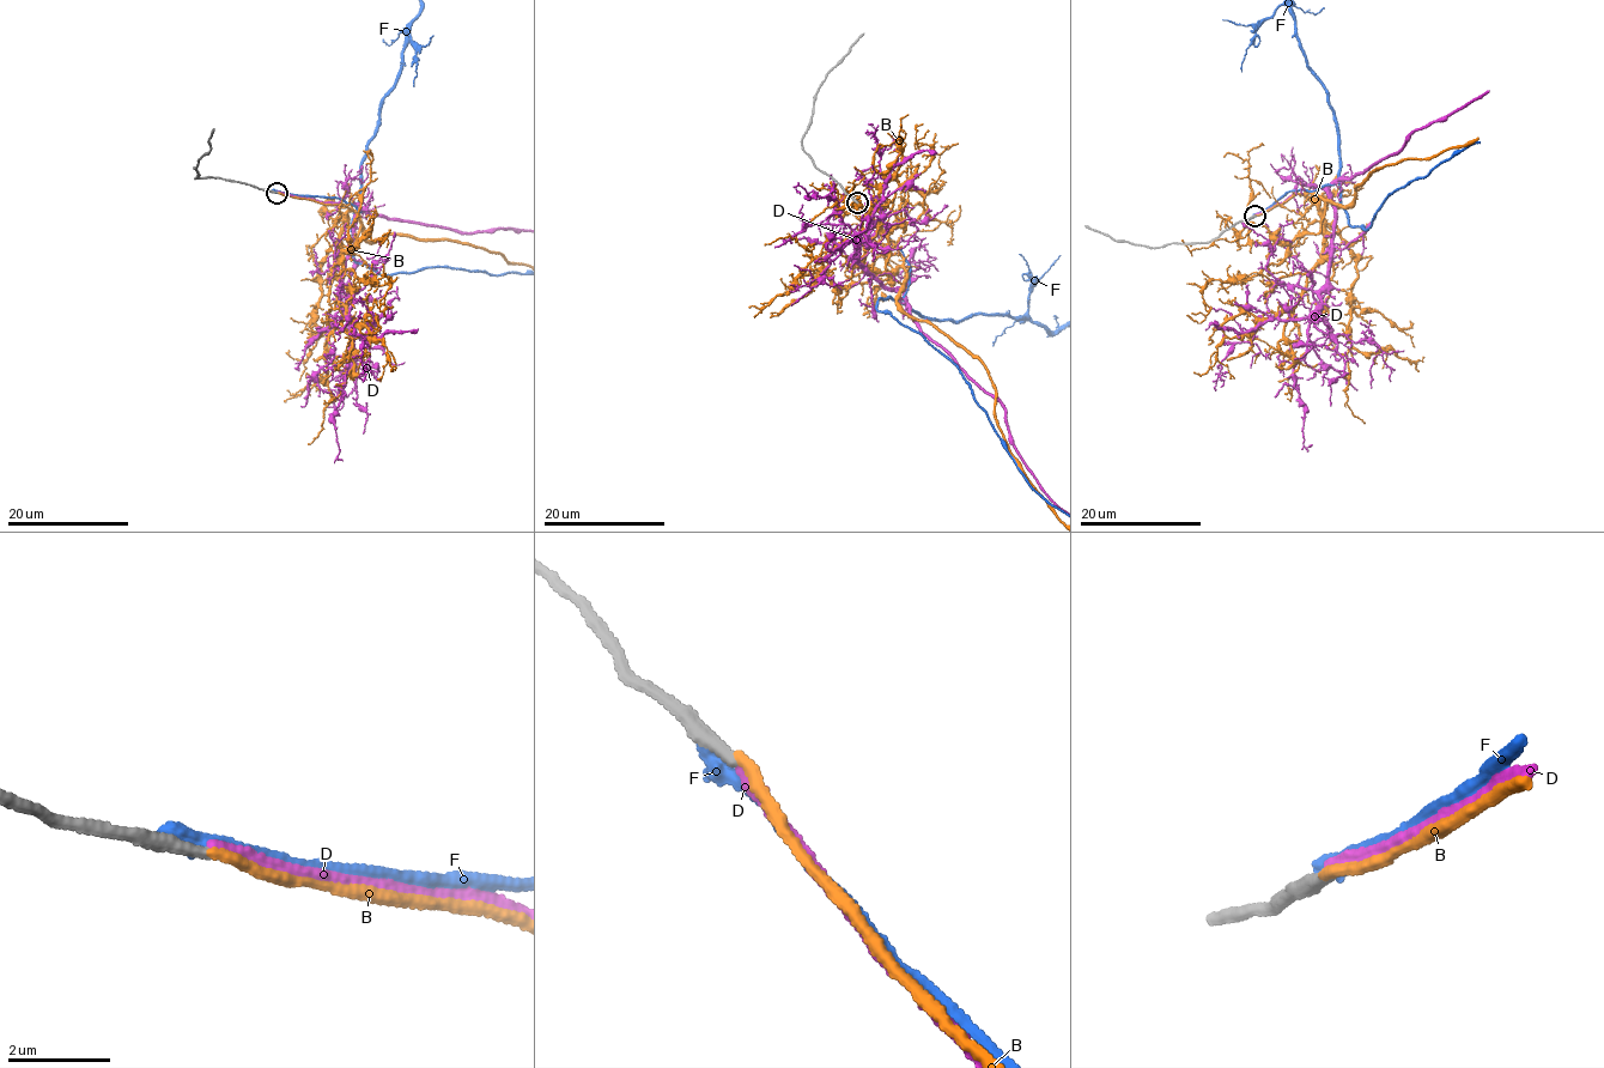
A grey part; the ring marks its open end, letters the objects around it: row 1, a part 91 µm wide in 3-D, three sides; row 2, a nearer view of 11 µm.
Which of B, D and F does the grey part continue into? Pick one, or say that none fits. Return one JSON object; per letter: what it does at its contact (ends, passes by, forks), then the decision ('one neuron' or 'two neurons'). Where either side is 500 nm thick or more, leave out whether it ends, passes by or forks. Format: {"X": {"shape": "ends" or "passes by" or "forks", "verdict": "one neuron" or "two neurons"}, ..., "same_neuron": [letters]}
{"B": {"shape": "ends", "verdict": "one neuron"}, "D": {"shape": "ends", "verdict": "two neurons"}, "F": {"shape": "ends", "verdict": "two neurons"}, "same_neuron": ["B"]}

